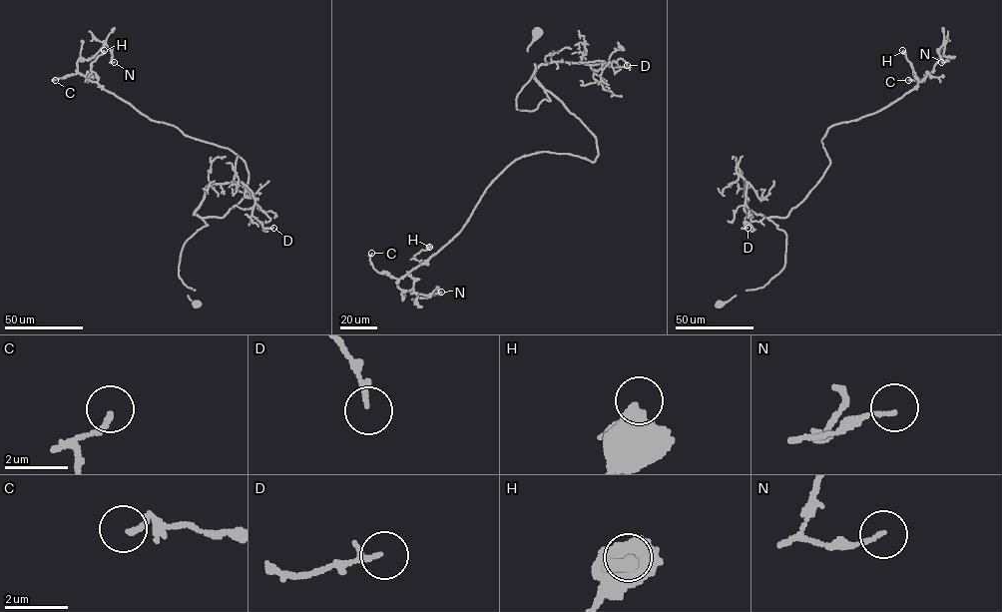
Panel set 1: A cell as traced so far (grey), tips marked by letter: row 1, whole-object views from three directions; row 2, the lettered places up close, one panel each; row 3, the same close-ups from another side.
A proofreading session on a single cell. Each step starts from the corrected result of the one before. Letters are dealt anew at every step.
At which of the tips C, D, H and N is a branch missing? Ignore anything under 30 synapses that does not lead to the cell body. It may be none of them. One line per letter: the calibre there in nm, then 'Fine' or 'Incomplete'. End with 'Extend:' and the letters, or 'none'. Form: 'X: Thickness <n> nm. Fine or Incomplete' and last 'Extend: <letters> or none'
C: Thickness 150 nm. Fine
D: Thickness 140 nm. Fine
H: Thickness 550 nm. Fine
N: Thickness 100 nm. Fine
Extend: none

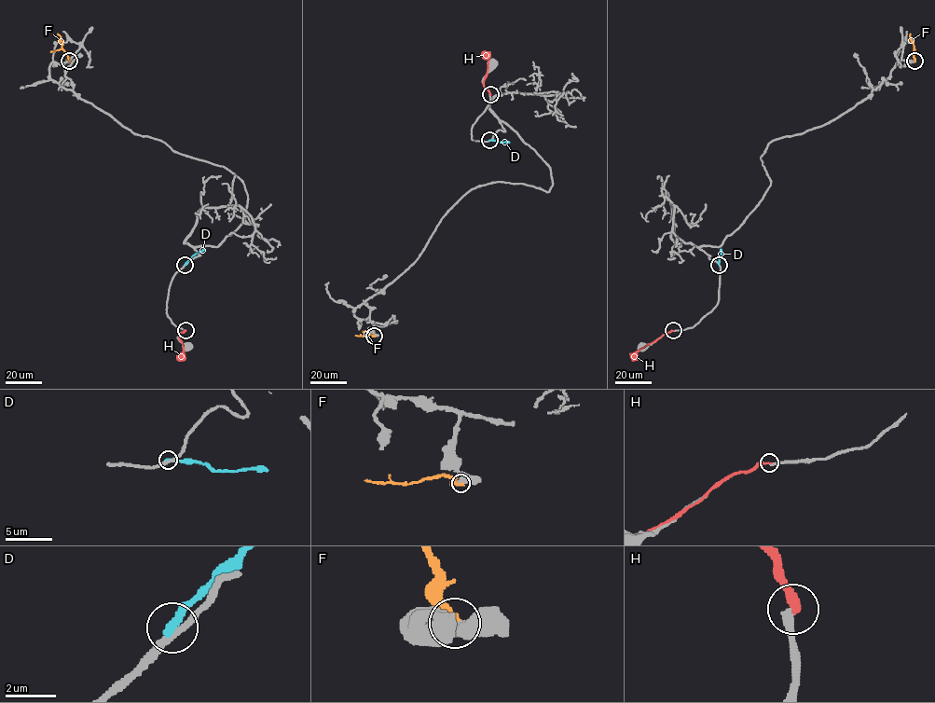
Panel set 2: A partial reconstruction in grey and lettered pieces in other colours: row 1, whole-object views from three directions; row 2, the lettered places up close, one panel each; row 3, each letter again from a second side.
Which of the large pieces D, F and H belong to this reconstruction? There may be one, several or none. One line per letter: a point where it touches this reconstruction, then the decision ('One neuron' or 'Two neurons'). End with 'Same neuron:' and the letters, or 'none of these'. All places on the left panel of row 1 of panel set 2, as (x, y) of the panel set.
D: Touches grey at (185, 265). Two neurons
F: Touches grey at (69, 61). Two neurons
H: Touches grey at (185, 330). Two neurons
Same neuron: none of these

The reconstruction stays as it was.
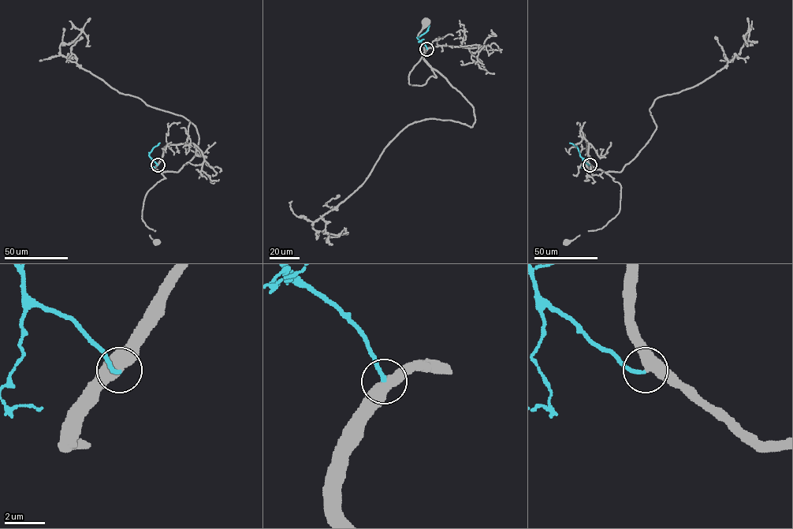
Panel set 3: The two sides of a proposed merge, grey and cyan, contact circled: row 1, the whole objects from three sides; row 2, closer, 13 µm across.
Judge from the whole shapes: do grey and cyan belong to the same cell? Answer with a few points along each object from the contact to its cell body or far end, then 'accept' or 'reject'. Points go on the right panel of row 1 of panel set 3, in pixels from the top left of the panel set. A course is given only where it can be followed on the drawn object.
grey runs (590, 165), (608, 173), (619, 184), (619, 212), (601, 229), (589, 231), (567, 242); cyan runs (590, 165), (582, 160), (578, 148), (570, 143); accept

